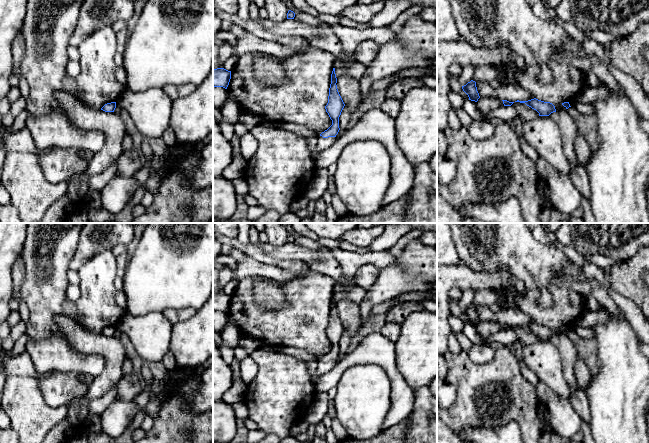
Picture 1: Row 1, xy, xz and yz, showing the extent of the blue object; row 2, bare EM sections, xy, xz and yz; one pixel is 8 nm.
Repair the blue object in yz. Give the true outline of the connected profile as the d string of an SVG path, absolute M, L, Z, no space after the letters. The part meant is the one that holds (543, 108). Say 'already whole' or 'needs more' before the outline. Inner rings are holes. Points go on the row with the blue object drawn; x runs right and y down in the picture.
already whole; M536 98L528 101L515 101L520 103L525 103L527 106L536 110L539 113L539 116L549 116L551 113L556 112L555 106L550 102L544 102Z

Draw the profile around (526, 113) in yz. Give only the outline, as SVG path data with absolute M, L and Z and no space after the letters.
M514 102L511 106L513 106L518 111L522 122L530 121L539 117L539 113L531 107L527 106L525 103Z

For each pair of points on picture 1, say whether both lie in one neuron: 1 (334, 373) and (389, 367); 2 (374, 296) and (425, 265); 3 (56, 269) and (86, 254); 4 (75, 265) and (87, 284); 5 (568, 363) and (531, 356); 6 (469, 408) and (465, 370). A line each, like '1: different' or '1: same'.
1: same
2: same
3: different
4: different
5: different
6: same

